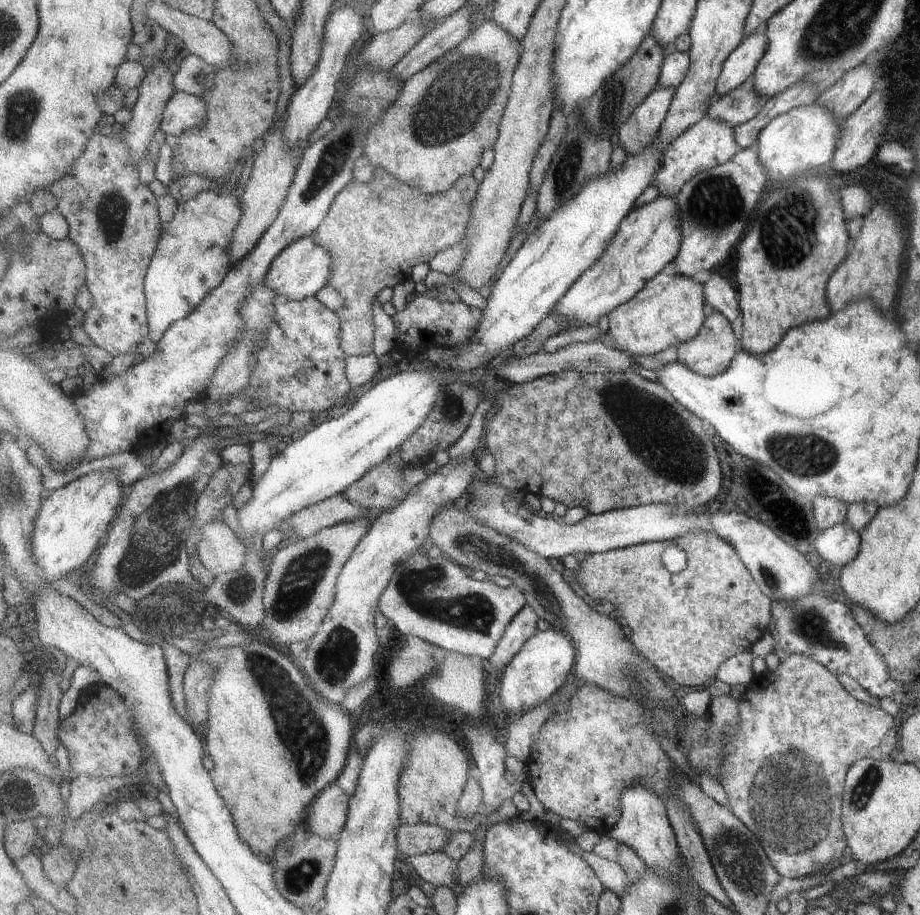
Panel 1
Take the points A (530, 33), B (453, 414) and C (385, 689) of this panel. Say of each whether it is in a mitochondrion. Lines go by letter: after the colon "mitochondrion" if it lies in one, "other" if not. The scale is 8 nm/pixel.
A: other
B: mitochondrion
C: other

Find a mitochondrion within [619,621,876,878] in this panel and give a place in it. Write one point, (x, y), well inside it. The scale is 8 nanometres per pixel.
(796, 815)

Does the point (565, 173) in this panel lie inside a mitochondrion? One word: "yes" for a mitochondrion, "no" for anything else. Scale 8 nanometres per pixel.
yes

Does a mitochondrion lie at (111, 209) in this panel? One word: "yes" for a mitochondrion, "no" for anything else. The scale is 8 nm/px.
yes

